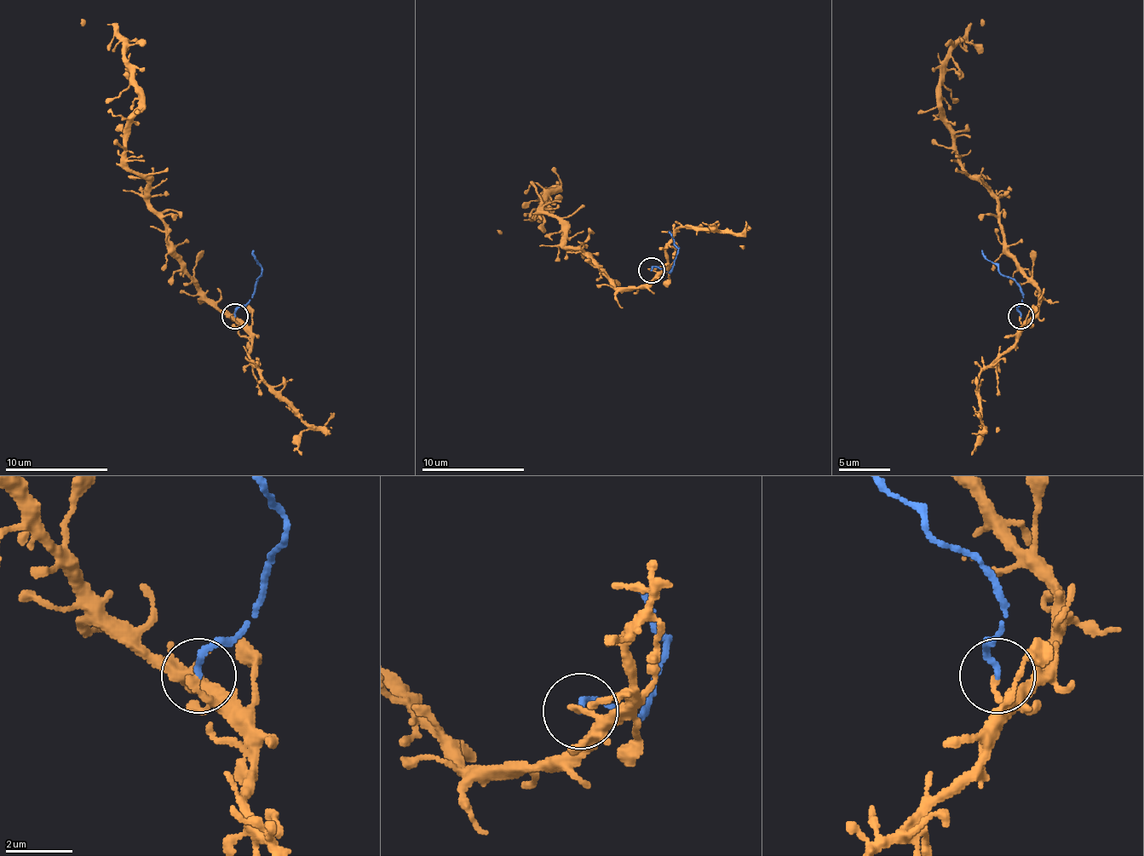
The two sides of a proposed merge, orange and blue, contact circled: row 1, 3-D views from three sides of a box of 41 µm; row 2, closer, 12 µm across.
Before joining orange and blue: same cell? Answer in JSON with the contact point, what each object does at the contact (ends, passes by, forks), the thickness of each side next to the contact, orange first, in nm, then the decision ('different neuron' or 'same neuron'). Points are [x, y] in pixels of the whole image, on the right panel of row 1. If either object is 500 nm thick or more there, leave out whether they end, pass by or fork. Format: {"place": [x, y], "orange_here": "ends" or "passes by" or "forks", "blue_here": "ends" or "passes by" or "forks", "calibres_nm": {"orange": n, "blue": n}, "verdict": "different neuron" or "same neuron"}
{"place": [1020, 316], "orange_here": "ends", "blue_here": "ends", "calibres_nm": {"orange": 180, "blue": 180}, "verdict": "different neuron"}

